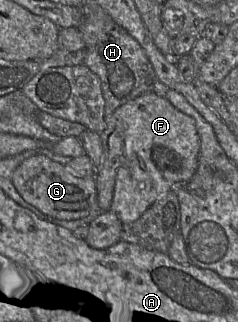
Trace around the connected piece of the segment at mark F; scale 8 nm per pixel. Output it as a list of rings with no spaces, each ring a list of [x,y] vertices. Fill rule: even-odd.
[[[153,92],[120,106],[113,115],[124,130],[124,153],[110,210],[124,225],[138,220],[153,203],[192,179],[198,169],[200,138],[193,118]]]

